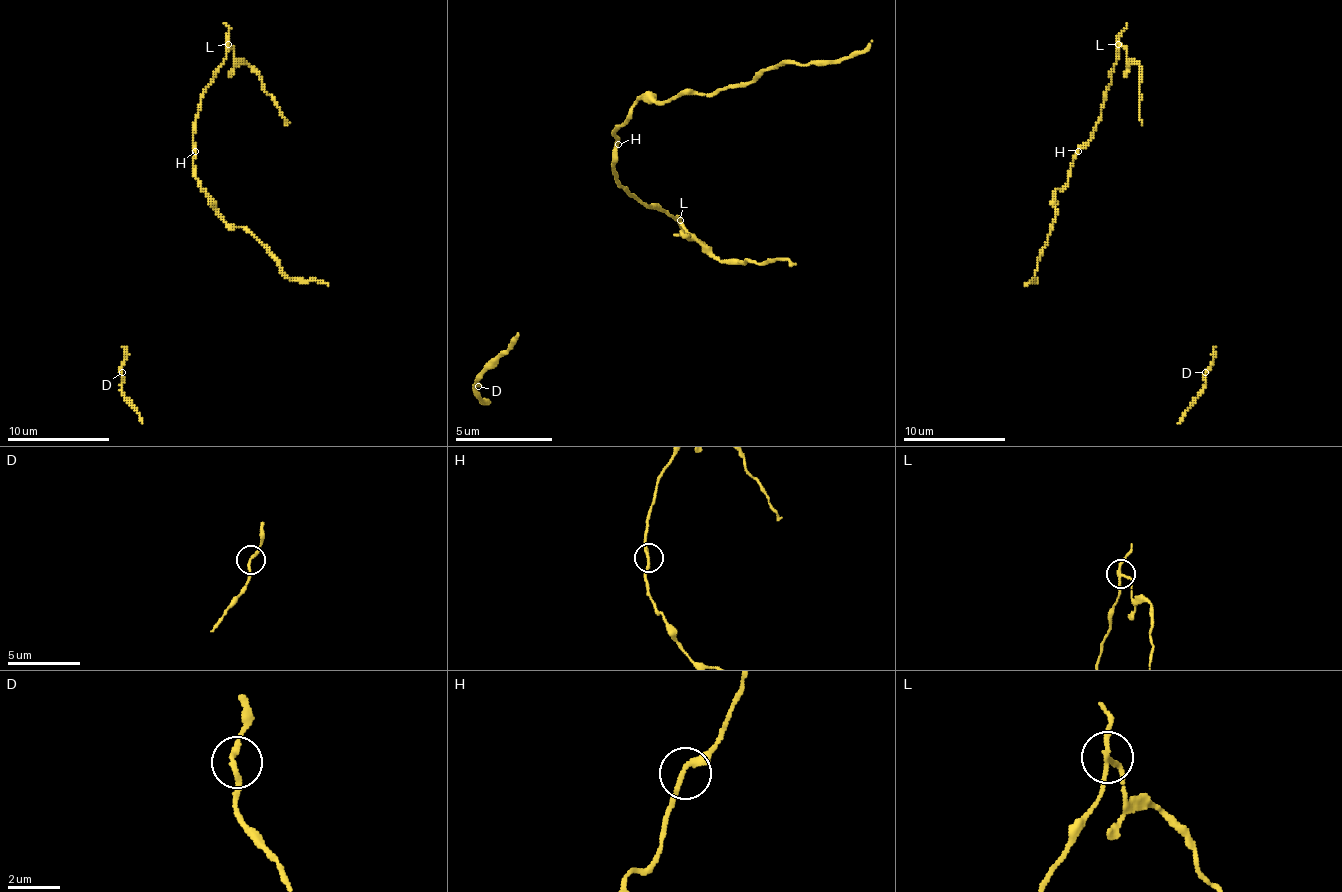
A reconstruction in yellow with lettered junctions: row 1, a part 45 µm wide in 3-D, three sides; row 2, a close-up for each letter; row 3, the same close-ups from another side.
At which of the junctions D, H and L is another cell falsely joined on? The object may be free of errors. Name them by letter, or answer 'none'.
L

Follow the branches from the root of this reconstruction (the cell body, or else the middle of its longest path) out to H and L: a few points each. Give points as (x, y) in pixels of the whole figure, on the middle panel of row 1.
H: (657, 105), (652, 100), (638, 100), (628, 119), (613, 134), (618, 144)
L: (657, 105), (638, 100), (613, 134), (618, 139), (613, 178), (647, 207), (681, 221)

